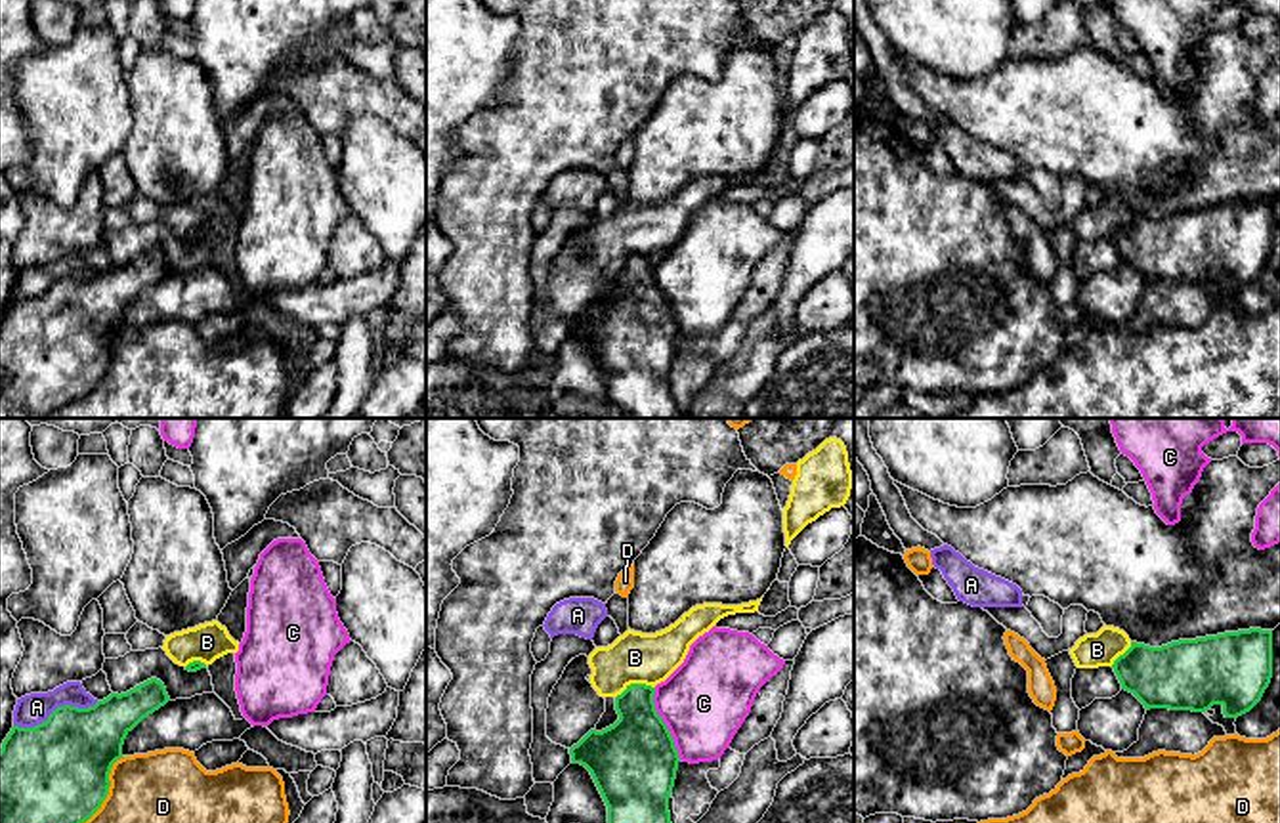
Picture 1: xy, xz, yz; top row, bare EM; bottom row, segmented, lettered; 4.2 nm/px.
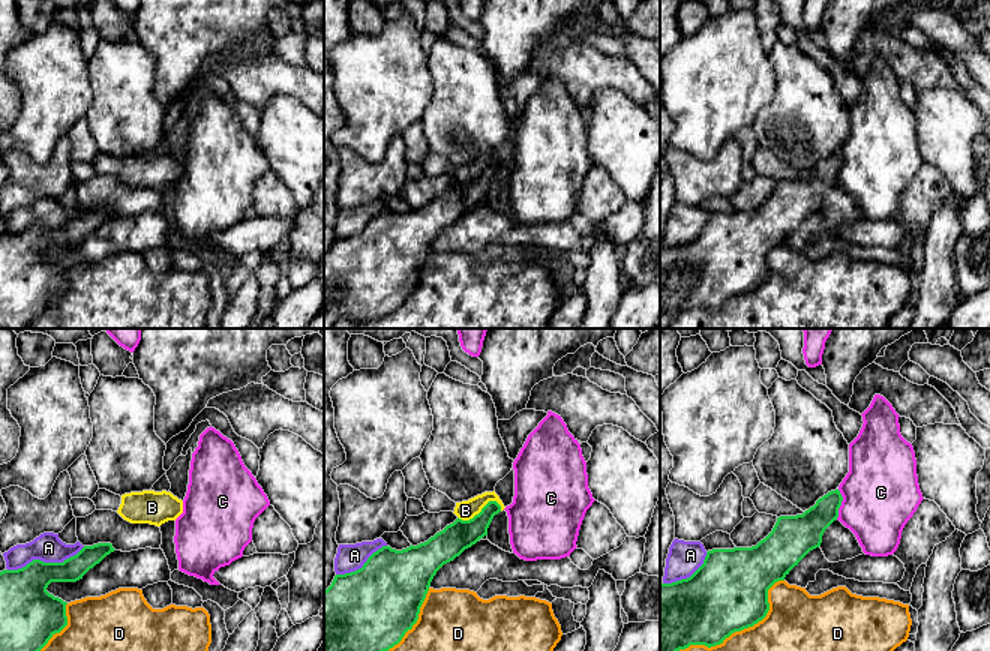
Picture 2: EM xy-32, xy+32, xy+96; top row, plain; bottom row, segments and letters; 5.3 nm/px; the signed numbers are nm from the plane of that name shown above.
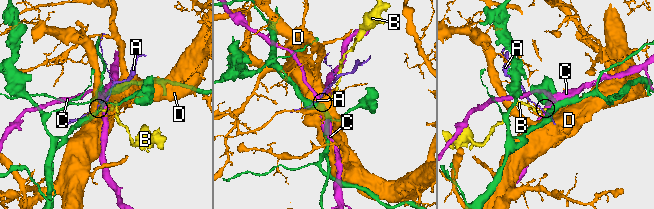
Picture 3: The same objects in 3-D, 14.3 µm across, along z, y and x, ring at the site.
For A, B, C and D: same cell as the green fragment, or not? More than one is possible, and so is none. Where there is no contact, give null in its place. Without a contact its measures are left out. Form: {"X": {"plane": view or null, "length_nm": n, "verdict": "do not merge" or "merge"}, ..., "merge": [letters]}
{"A": {"plane": "xy", "length_nm": 380, "verdict": "do not merge"}, "B": {"plane": "xz", "length_nm": 180, "verdict": "do not merge"}, "C": {"plane": "xz", "length_nm": 320, "verdict": "do not merge"}, "D": {"plane": "xy", "length_nm": 500, "verdict": "do not merge"}, "merge": []}

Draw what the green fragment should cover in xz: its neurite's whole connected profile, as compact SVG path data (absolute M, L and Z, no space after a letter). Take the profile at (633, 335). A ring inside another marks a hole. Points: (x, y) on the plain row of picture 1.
M627 258L615 269L619 292L573 317L571 336L590 344L608 378L609 403L632 418L688 418L669 384L680 328L653 267L651 258Z

